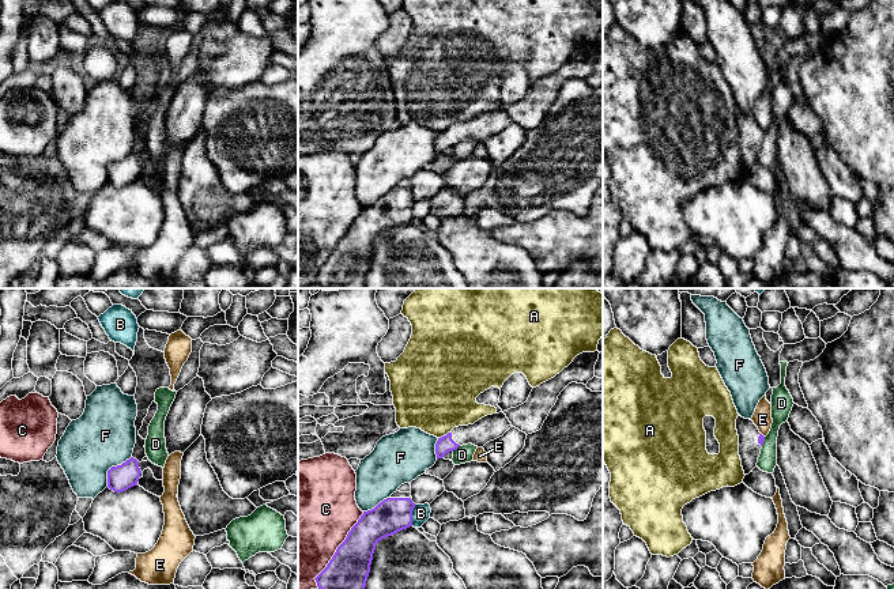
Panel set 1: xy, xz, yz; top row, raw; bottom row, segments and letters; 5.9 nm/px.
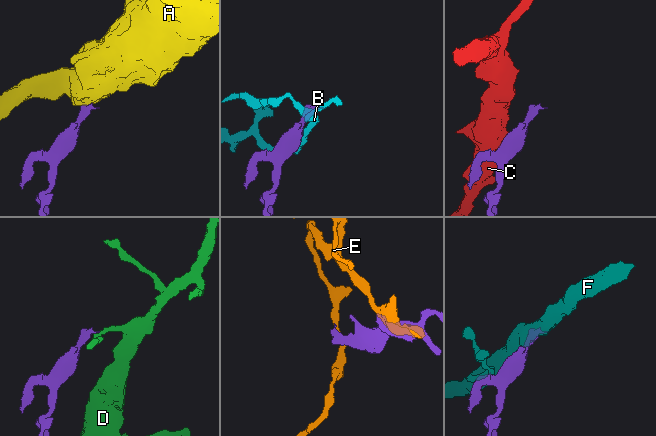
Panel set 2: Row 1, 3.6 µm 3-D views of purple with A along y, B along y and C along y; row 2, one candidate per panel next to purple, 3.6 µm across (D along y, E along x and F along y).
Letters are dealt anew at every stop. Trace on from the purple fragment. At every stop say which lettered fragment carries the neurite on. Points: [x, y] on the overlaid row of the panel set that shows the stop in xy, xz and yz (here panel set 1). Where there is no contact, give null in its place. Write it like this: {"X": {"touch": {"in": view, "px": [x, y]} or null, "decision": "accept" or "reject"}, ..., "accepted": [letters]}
{"A": {"touch": {"in": "xz", "px": [444, 435]}, "decision": "reject"}, "B": {"touch": {"in": "xz", "px": [411, 516]}, "decision": "reject"}, "C": {"touch": {"in": "xz", "px": [336, 550]}, "decision": "reject"}, "D": {"touch": {"in": "xz", "px": [455, 449]}, "decision": "reject"}, "E": {"touch": {"in": "yz", "px": [762, 435]}, "decision": "reject"}, "F": {"touch": {"in": "xy", "px": [112, 467]}, "decision": "reject"}, "accepted": []}

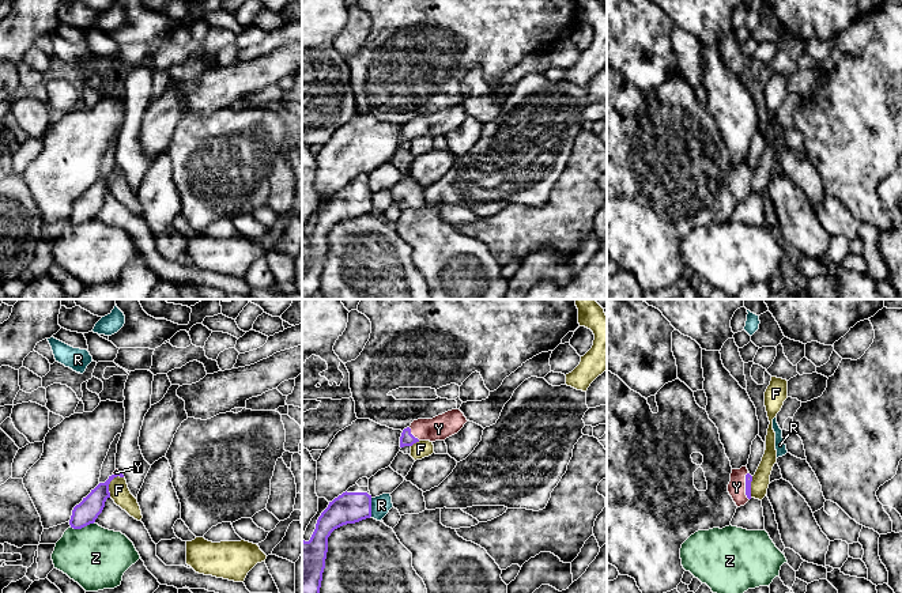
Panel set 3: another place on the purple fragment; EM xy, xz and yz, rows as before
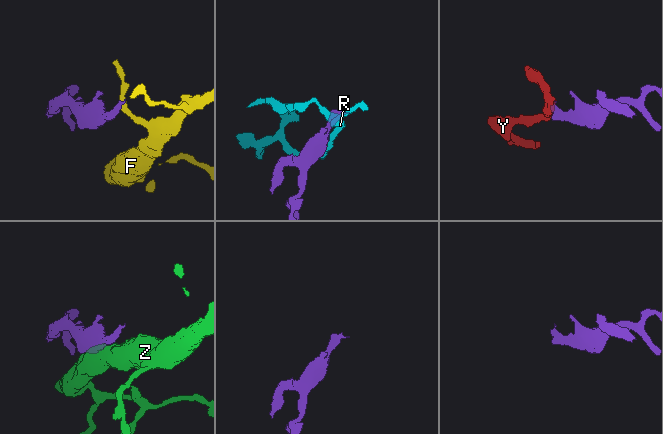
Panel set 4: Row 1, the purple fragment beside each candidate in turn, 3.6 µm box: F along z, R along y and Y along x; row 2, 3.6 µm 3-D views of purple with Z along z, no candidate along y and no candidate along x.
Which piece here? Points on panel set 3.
{"F": {"touch": {"in": "xy", "px": [109, 483]}, "decision": "reject"}, "R": {"touch": {"in": "xz", "px": [370, 507]}, "decision": "reject"}, "Y": {"touch": {"in": "yz", "px": [746, 486]}, "decision": "accept"}, "Z": {"touch": {"in": "xy", "px": [82, 527]}, "decision": "reject"}, "accepted": ["Y"]}

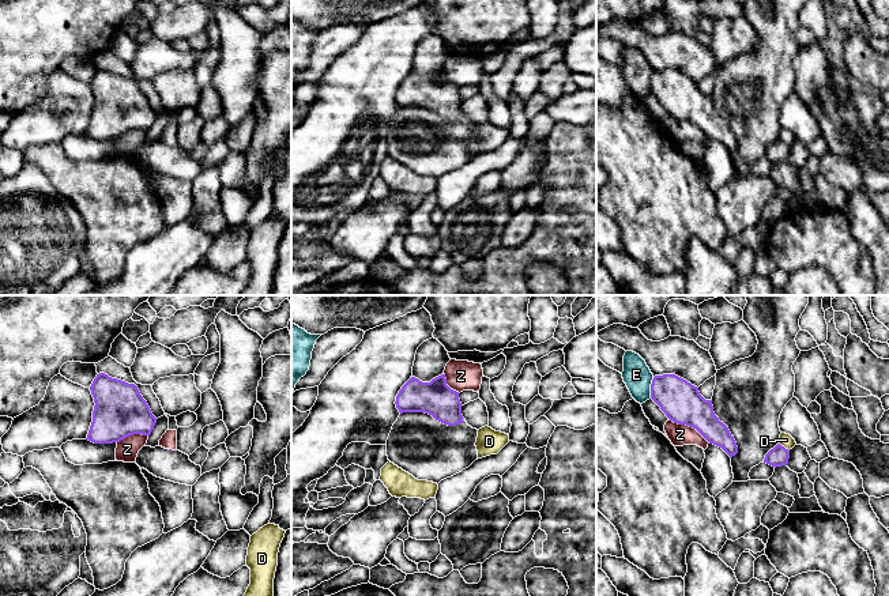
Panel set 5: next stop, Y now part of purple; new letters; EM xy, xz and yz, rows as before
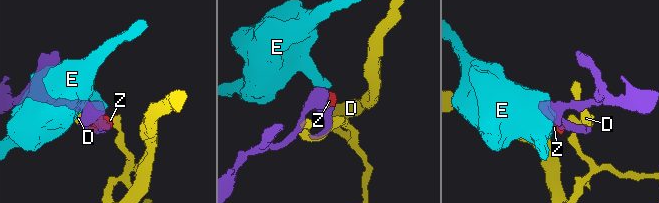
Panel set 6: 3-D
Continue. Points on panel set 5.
{"D": {"touch": {"in": "yz", "px": [783, 446]}, "decision": "reject"}, "E": {"touch": {"in": "yz", "px": [651, 388]}, "decision": "reject"}, "Z": {"touch": {"in": "yz", "px": [689, 426]}, "decision": "accept"}, "accepted": ["Z"]}

